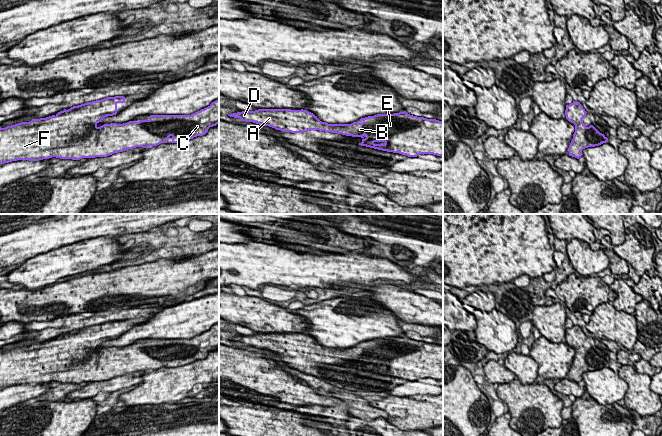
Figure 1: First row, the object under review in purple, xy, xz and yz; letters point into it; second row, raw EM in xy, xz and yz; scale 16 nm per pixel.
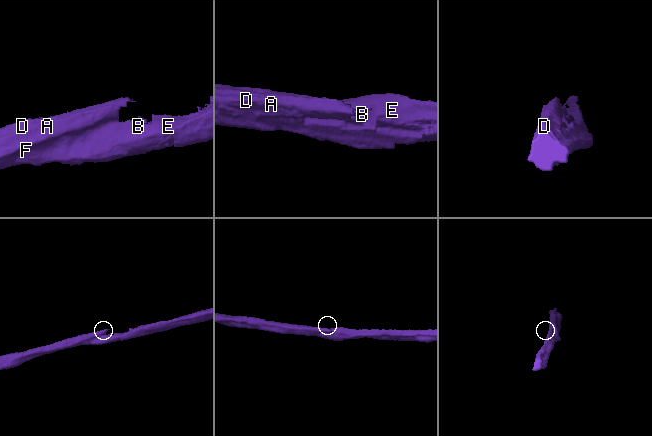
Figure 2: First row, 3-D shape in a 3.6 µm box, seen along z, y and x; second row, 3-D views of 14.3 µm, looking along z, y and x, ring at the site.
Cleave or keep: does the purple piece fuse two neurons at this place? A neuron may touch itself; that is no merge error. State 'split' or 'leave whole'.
leave whole

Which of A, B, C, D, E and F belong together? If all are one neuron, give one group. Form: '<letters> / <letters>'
A B C D E F

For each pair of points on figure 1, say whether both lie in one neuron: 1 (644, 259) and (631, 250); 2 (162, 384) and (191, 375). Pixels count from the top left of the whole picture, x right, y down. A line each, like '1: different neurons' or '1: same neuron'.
1: same neuron
2: same neuron

